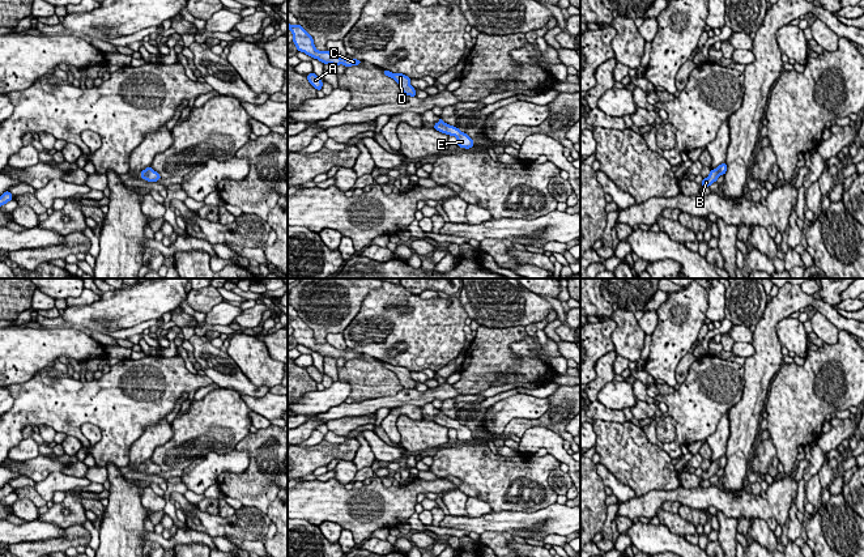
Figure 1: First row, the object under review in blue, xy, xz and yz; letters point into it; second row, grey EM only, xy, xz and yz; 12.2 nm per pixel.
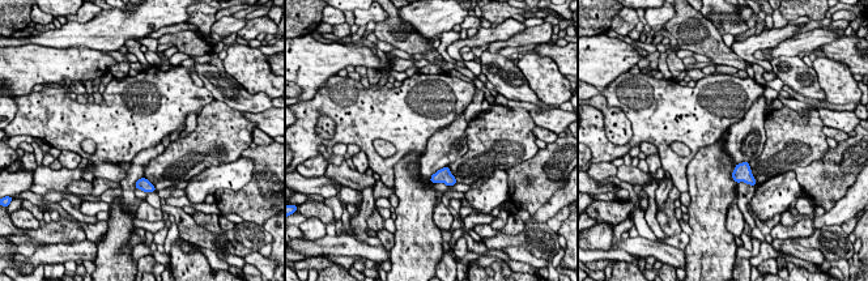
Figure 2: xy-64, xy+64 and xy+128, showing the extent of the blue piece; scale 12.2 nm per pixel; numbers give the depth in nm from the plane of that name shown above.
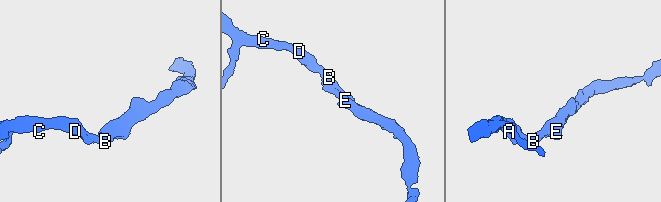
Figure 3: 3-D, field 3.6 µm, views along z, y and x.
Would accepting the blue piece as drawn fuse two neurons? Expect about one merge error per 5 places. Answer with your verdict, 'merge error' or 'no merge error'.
no merge error

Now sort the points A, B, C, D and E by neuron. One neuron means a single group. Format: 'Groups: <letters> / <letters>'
Groups: A B C D E

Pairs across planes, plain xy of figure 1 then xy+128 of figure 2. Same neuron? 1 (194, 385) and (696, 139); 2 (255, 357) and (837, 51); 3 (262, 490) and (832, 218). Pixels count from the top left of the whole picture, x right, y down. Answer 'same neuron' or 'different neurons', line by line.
1: same neuron
2: different neurons
3: different neurons

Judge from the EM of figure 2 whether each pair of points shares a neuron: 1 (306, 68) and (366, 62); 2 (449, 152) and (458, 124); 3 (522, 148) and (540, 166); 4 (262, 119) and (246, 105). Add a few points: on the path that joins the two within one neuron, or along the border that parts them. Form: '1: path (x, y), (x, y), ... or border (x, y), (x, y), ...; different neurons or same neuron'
1: path (320, 60), (352, 58); same neuron
2: path (449, 145), (456, 131); same neuron
3: border (539, 149), (531, 157), (506, 169); different neurons
4: border (271, 106), (258, 113), (242, 113); different neurons

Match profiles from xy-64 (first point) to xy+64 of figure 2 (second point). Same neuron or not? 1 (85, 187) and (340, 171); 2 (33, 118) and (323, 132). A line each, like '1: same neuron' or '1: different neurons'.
1: same neuron
2: different neurons

